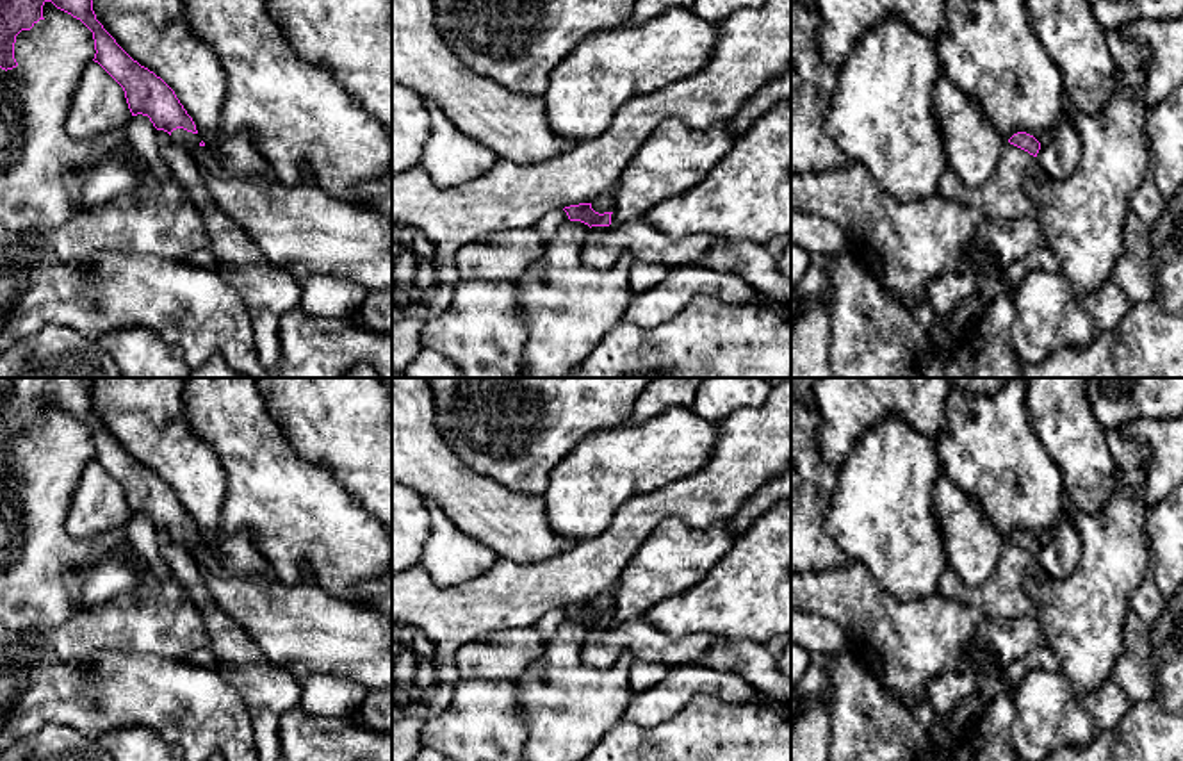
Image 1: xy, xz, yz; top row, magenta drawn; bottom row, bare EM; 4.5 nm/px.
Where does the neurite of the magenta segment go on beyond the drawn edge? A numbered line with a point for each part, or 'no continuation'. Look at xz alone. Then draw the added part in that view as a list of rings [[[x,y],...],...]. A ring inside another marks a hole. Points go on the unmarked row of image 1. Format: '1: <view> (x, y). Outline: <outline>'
1: xz (604, 646). Outline: [[[640,617],[622,626],[592,626],[581,658],[593,668],[609,668],[624,652],[631,652],[645,663],[665,663],[673,668],[698,665],[718,642],[722,638],[702,633],[670,636]]]

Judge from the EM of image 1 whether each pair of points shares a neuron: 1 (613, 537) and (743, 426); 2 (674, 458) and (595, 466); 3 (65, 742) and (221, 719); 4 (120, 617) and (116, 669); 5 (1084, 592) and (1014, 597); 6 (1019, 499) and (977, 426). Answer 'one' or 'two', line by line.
1: one
2: one
3: two
4: two
5: two
6: one

